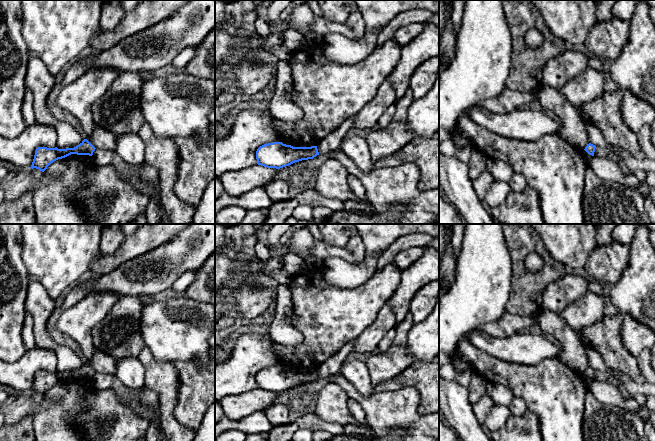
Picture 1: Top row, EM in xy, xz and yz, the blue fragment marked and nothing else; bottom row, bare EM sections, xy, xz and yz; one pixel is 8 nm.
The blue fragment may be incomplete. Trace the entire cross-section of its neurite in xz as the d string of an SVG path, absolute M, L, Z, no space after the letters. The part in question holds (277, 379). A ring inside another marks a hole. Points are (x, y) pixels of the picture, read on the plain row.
M282 366L264 368L256 375L258 389L276 393L302 384L313 383L317 379L319 379L317 370L293 371Z

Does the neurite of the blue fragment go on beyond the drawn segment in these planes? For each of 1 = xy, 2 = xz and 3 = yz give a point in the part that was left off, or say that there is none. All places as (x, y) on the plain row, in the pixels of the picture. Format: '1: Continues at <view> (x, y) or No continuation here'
1: No continuation here
2: No continuation here
3: No continuation here

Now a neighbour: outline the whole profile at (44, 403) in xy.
M43 398L35 407L28 410L28 416L33 418L39 411L41 411L44 408L50 408L56 406L58 403L60 403L60 399L57 400L48 400L46 398Z

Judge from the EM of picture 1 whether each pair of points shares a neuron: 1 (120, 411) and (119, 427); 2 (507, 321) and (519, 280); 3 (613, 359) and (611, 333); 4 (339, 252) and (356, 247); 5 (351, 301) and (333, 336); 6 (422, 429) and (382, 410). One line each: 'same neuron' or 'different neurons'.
1: same neuron
2: different neurons
3: same neuron
4: different neurons
5: same neuron
6: same neuron

